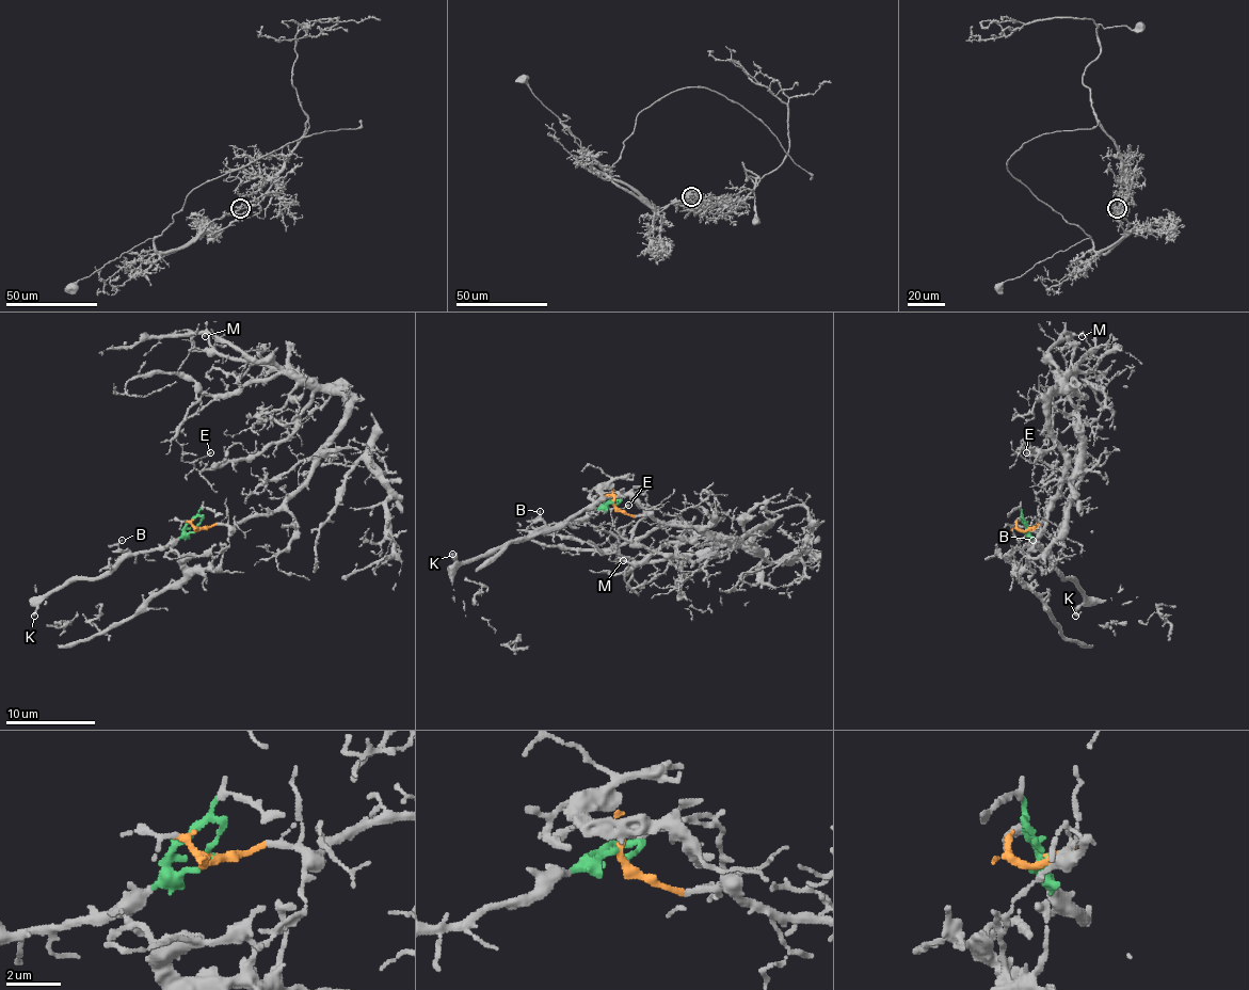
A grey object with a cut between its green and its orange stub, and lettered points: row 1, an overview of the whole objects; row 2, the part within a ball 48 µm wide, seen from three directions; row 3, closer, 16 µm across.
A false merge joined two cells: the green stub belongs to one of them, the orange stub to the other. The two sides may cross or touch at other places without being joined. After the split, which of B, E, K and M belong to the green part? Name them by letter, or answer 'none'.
B, K

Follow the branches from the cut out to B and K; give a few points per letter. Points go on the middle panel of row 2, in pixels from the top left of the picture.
B: (615, 507), (599, 507), (581, 520), (559, 527), (548, 527), (537, 520), (539, 511)
K: (615, 507), (599, 507), (581, 520), (559, 527), (537, 527), (522, 540), (487, 549), (461, 562), (451, 554)

